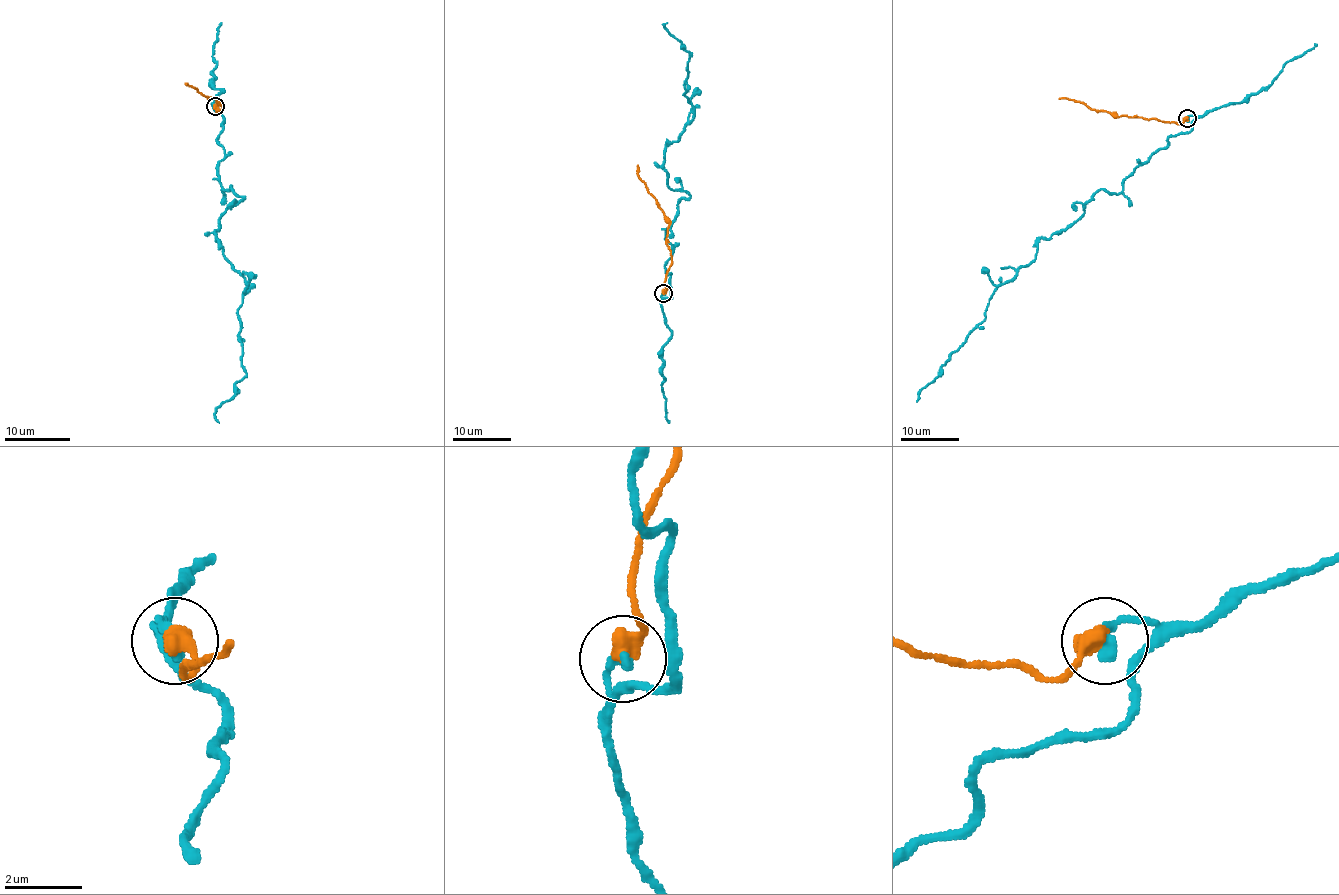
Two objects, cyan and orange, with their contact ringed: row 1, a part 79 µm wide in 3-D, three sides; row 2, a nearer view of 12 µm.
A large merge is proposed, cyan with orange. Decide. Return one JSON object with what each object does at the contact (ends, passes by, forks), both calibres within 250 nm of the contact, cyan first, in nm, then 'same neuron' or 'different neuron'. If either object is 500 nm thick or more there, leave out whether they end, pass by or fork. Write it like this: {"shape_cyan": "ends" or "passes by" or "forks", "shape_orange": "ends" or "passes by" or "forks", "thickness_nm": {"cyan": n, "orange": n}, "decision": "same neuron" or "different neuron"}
{"thickness_nm": {"cyan": 320, "orange": 550}, "decision": "different neuron"}

